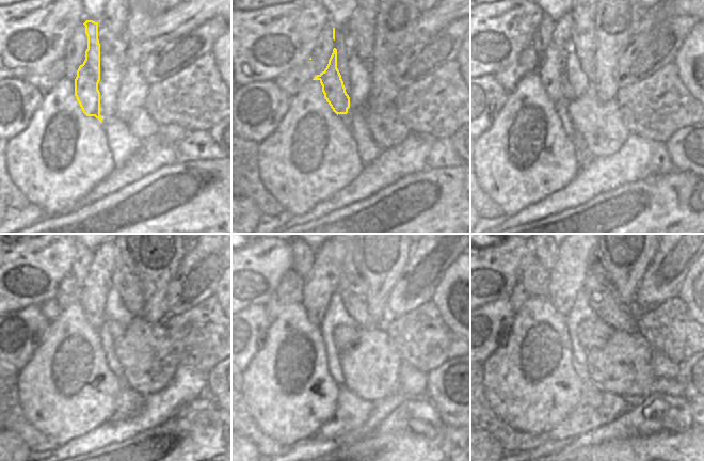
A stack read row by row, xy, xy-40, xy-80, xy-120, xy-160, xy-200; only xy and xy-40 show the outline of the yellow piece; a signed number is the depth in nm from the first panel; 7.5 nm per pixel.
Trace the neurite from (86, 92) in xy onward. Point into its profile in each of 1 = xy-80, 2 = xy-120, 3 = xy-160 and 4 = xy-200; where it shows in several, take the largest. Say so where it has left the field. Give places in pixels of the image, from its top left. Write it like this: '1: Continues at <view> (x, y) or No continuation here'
1: Continues at xy-80 (573, 91)
2: Continues at xy-120 (79, 293)
3: Continues at xy-160 (323, 281)
4: Continues at xy-200 (575, 256).

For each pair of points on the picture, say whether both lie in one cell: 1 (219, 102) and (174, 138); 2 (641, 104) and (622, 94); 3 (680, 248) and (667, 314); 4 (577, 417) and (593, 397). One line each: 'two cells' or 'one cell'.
1: two cells
2: two cells
3: two cells
4: one cell

